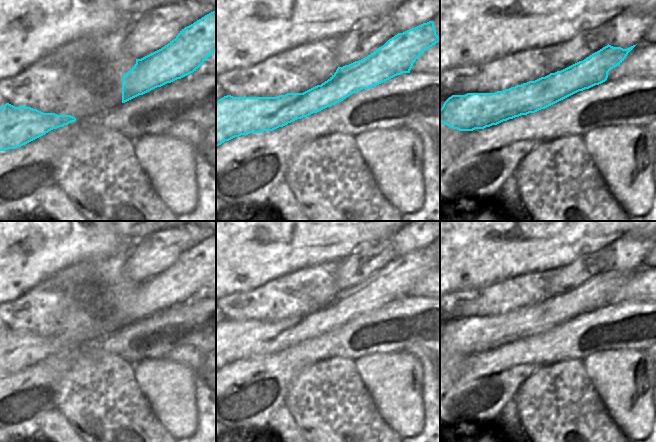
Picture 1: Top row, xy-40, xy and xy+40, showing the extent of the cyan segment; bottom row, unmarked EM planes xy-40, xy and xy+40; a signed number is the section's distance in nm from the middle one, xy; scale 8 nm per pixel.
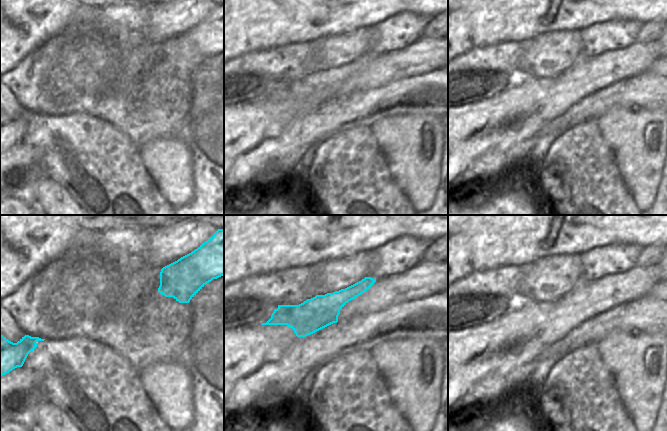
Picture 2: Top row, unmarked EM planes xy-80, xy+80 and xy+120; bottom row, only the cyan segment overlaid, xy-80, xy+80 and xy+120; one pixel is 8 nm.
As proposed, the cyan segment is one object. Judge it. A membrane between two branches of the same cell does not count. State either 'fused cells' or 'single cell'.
single cell

